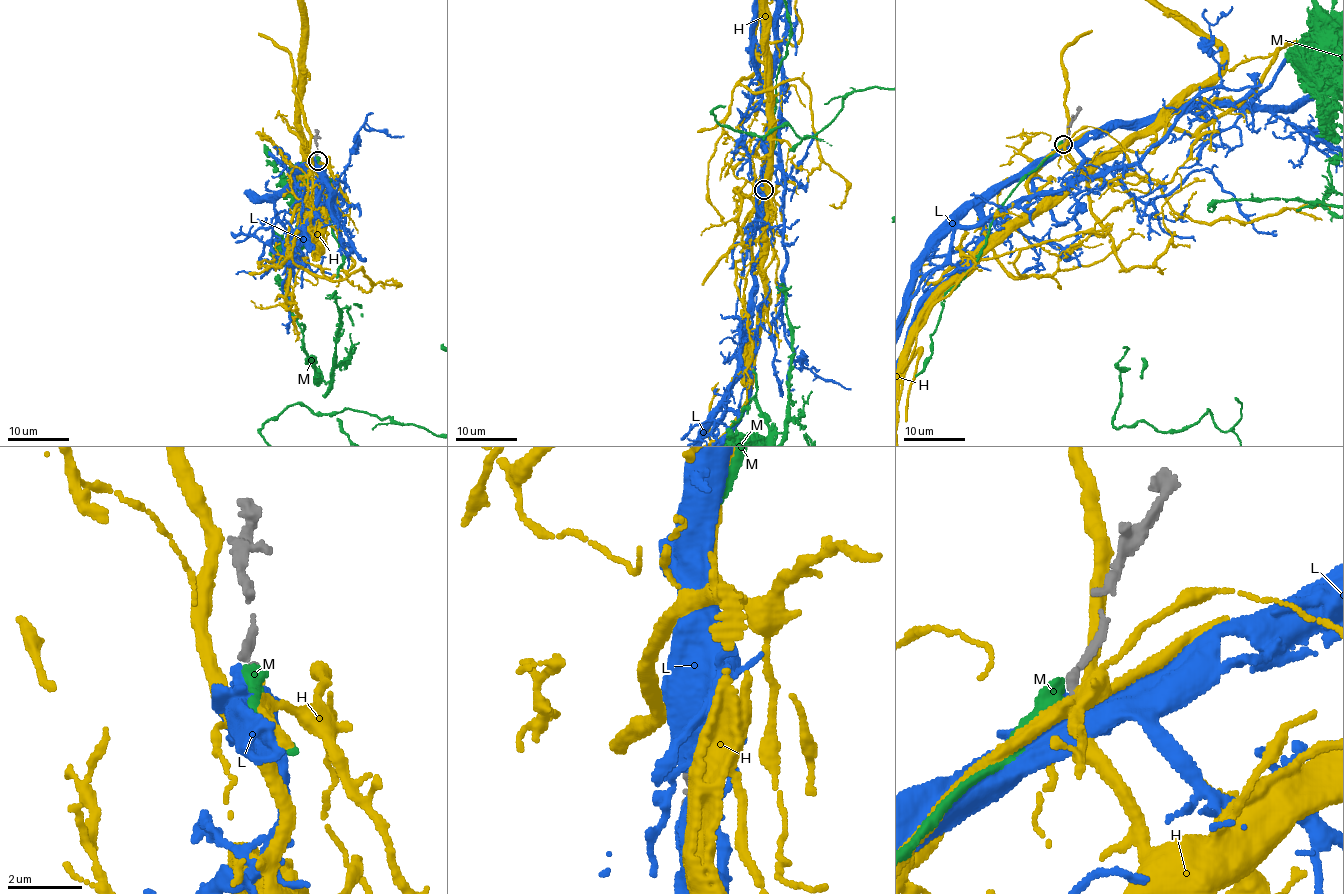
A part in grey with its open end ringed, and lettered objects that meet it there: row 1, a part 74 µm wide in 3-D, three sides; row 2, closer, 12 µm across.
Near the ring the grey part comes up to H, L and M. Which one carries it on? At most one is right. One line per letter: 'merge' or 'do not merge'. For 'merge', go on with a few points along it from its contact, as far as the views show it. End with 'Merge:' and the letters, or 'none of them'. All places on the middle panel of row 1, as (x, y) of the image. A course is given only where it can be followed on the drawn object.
H: do not merge
L: do not merge
M: merge
Merge: M

